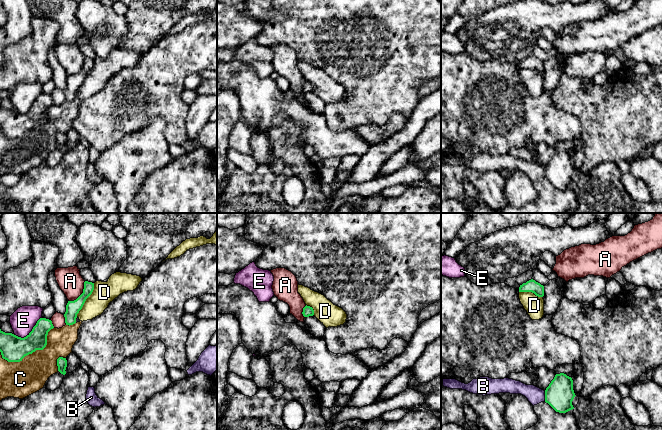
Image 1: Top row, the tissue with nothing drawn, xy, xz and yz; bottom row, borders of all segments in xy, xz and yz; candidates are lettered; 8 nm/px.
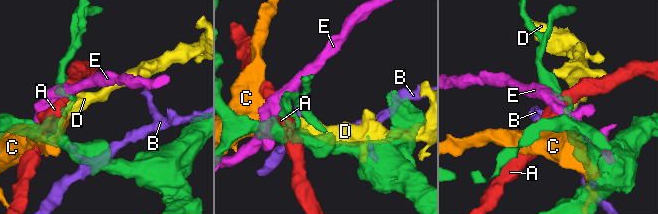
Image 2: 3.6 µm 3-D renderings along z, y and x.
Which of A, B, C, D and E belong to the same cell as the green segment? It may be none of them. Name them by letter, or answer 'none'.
none

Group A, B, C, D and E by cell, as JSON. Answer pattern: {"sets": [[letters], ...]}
{"sets": [["A"], ["B"], ["C", "D"], ["E"]]}

